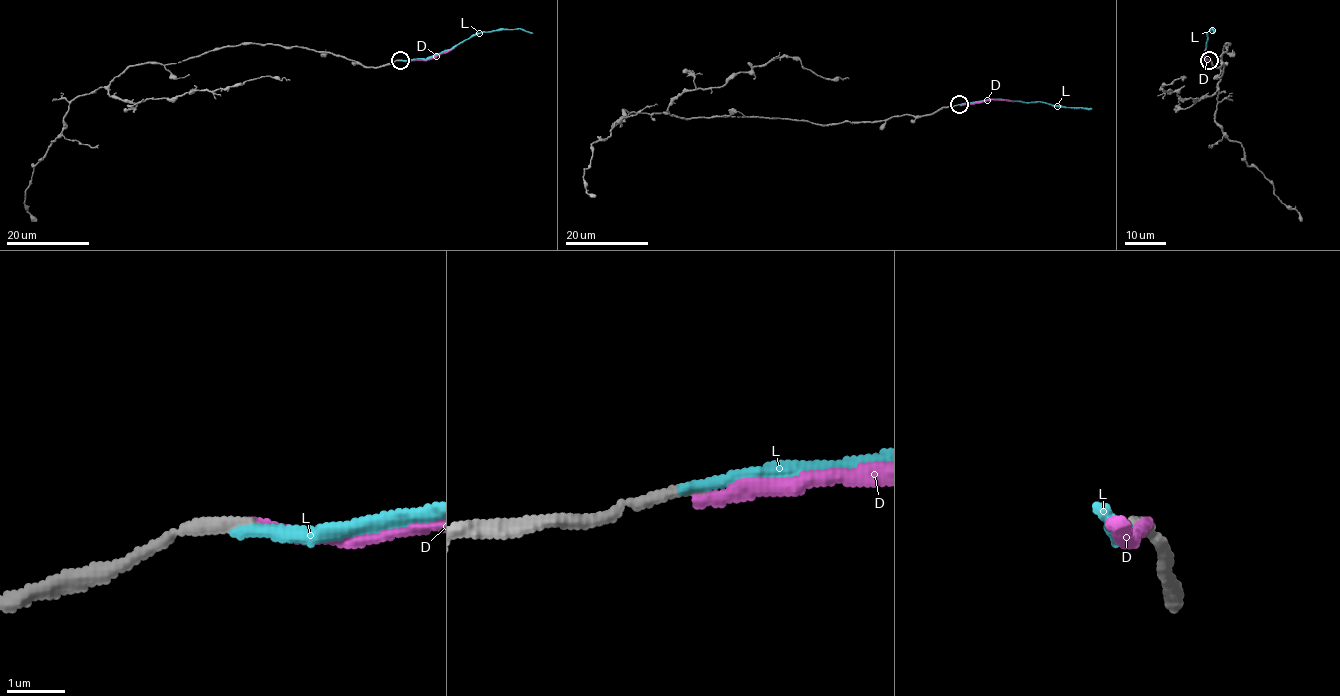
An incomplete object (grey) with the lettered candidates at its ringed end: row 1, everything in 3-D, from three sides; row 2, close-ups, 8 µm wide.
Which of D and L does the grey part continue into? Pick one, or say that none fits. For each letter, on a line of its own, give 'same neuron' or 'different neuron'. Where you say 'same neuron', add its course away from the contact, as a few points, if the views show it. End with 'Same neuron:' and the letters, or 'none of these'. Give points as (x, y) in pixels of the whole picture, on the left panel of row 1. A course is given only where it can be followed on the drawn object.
D: different neuron
L: same neuron; it runs (400, 61), (428, 59), (482, 32), (523, 29), (533, 33)
Same neuron: L

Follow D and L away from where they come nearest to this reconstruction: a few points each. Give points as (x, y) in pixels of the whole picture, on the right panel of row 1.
D: (1210, 60), (1205, 58), (1206, 47)
L: (1210, 61), (1205, 59), (1204, 51), (1207, 32), (1212, 29), (1214, 33)

